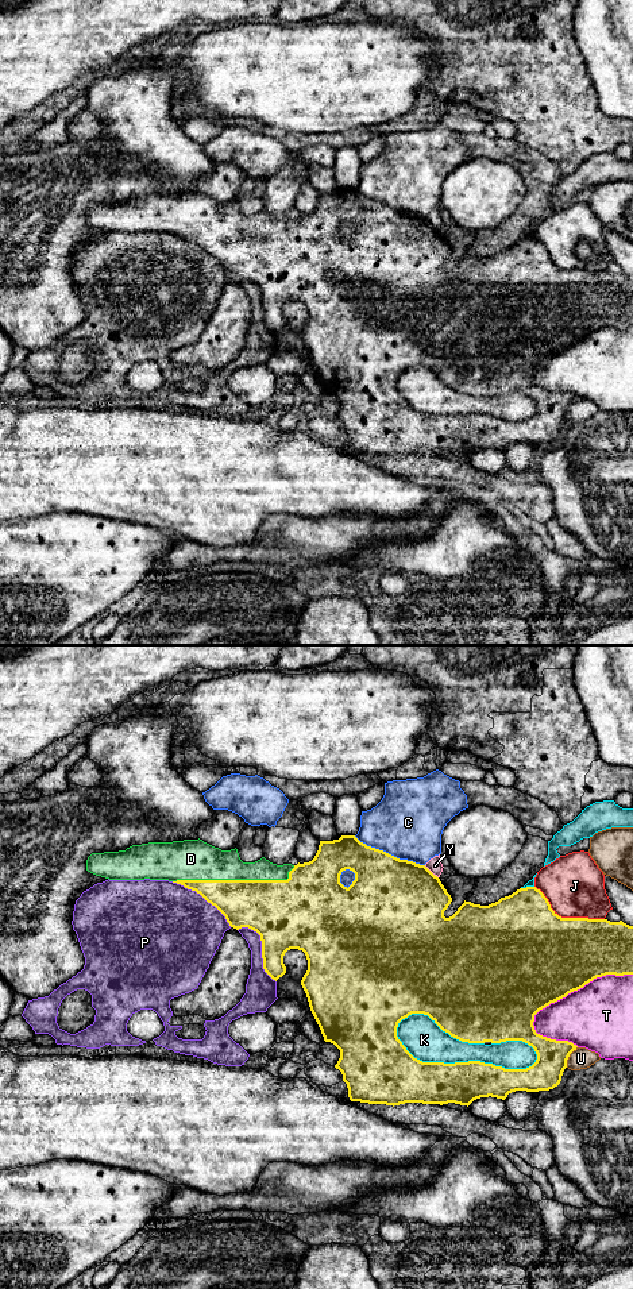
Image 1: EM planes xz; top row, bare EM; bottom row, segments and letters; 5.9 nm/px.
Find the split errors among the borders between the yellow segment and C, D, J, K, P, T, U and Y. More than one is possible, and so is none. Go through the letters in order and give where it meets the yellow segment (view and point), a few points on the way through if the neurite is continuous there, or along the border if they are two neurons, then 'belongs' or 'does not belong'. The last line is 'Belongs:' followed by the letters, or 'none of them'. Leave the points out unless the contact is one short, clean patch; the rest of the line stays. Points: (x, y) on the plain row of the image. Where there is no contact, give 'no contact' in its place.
C: meets yellow in xz at (388, 205); does not belong
D: meets yellow in xz at (236, 232); belongs
J: meets yellow in xz at (567, 270); does not belong
K: meets yellow in xz at (462, 415); does not belong
P: meets yellow in xz at (262, 301); does not belong
T: meets yellow in xz at (575, 342); does not belong
U: meets yellow in xz at (568, 408); does not belong
Y: meets yellow in xz at (429, 223); does not belong
Belongs: D

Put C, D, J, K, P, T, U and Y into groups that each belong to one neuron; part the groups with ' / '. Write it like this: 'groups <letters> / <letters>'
groups C / D / J / K / P / T Y / U

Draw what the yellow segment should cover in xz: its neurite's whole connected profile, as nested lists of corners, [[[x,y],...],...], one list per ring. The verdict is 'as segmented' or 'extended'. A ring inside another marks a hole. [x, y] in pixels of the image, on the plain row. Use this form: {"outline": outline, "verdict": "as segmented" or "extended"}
{"outline": [[[355,188],[320,193],[314,211],[297,217],[277,217],[265,209],[243,215],[236,200],[221,202],[198,190],[92,205],[86,212],[86,223],[109,232],[169,232],[196,243],[225,269],[231,279],[248,279],[260,287],[263,321],[275,333],[286,325],[285,305],[290,301],[302,302],[308,323],[301,337],[324,393],[340,402],[335,420],[343,427],[351,454],[393,459],[405,455],[455,455],[468,459],[480,449],[505,452],[516,443],[553,441],[560,436],[567,412],[578,398],[537,386],[534,367],[597,329],[633,327],[633,278],[622,273],[561,270],[536,239],[520,240],[489,258],[464,252],[452,269],[445,270],[444,263],[452,250],[437,228],[425,217],[367,198]],[[346,221],[355,225],[348,240],[340,235]],[[412,366],[428,367],[443,383],[462,394],[522,393],[534,401],[537,412],[526,421],[505,421],[480,413],[422,414],[397,389],[398,375]]], "verdict": "extended"}

